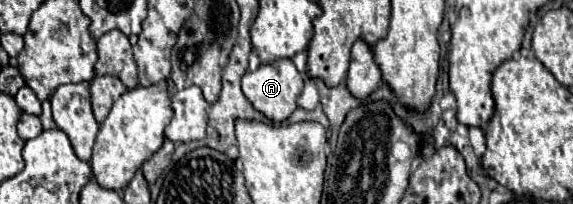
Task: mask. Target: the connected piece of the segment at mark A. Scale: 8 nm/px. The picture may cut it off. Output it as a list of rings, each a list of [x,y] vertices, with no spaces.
[[[278,60],[274,64],[260,64],[256,72],[246,72],[242,78],[242,92],[258,110],[264,114],[270,122],[280,124],[284,122],[296,108],[298,108],[298,96],[304,88],[304,76],[296,70],[292,60]]]

